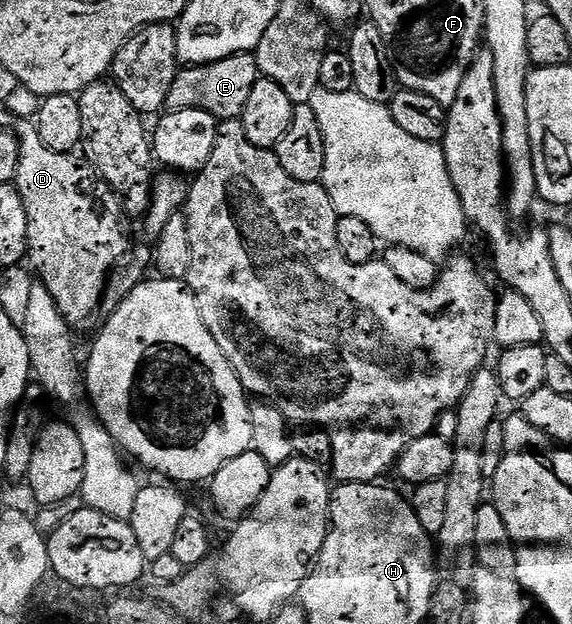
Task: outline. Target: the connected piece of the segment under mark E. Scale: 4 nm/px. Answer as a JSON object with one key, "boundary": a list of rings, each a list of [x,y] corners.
{"boundary":[[[250,53],[224,57],[215,63],[186,65],[179,70],[176,81],[172,81],[172,93],[168,93],[166,106],[171,111],[179,111],[180,109],[210,111],[214,114],[215,119],[219,121],[224,119],[241,119],[244,109],[248,105],[248,97],[252,97],[252,89],[258,84],[259,78],[258,60]]]}

